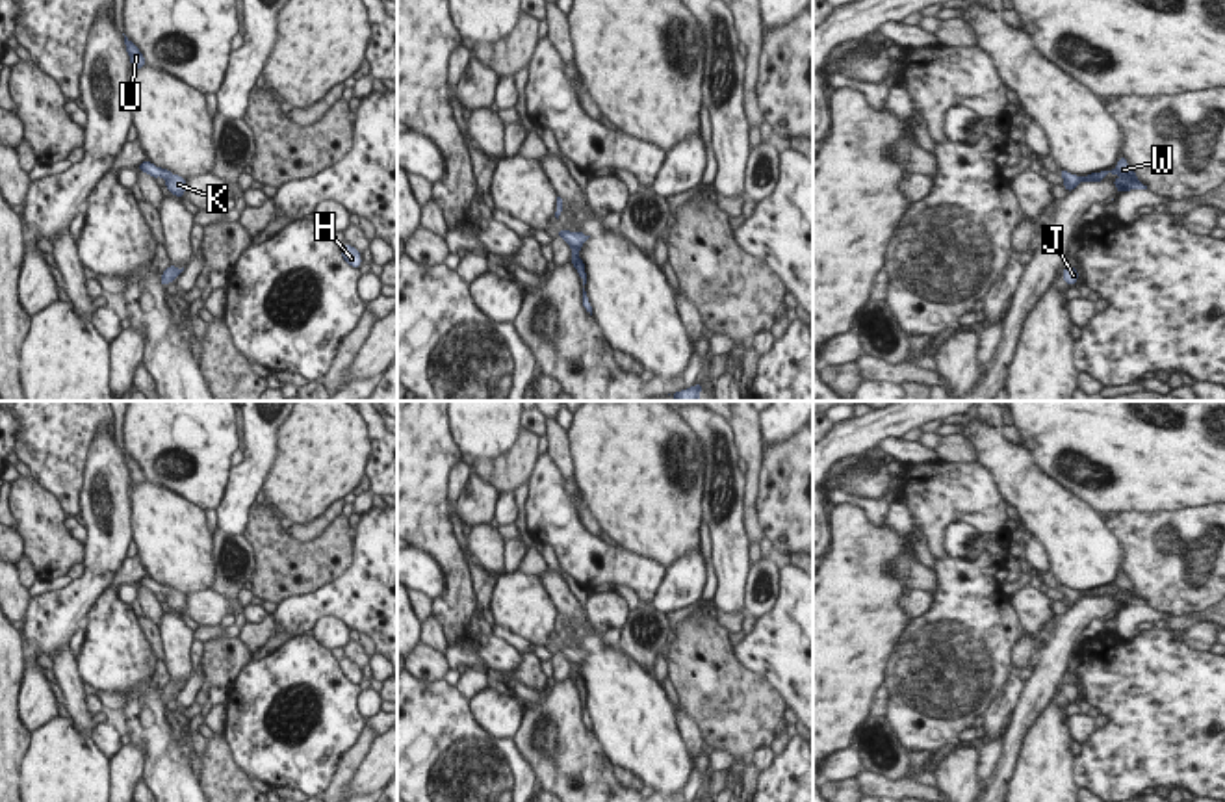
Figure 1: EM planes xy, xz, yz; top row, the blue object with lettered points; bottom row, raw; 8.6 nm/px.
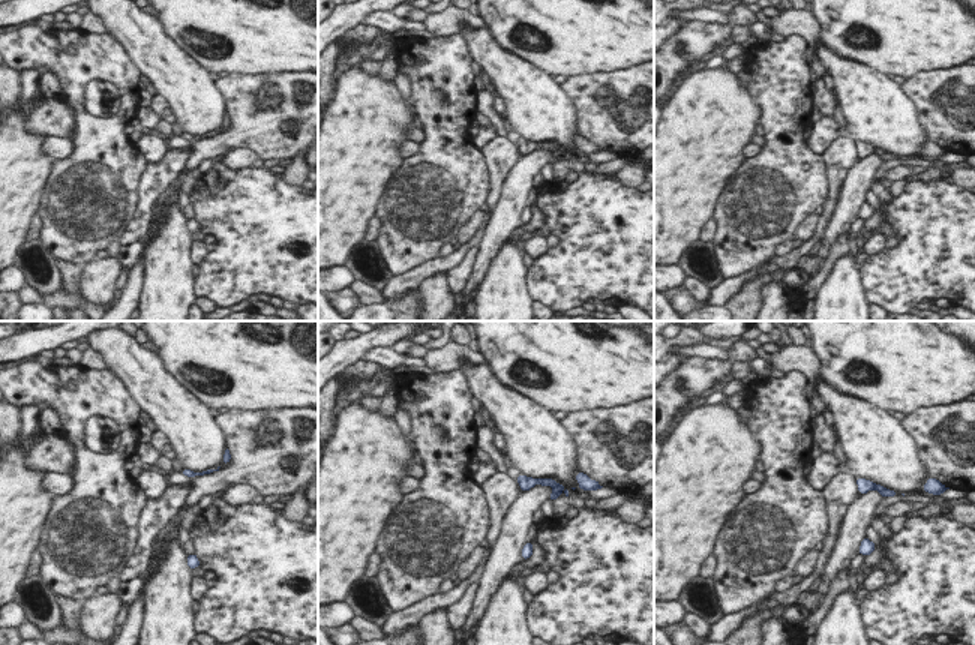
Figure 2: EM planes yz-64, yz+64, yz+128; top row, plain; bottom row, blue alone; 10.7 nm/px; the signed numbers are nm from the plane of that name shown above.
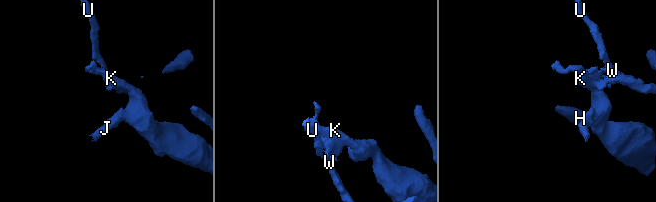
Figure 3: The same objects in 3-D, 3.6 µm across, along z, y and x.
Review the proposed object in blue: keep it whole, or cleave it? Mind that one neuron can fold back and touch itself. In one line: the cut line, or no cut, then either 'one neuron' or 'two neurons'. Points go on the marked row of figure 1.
no cut | one neuron

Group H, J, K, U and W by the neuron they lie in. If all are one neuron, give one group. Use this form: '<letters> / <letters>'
H J K U W

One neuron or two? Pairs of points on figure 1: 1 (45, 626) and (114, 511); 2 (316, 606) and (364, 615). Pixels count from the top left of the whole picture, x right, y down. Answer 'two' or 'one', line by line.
1: one
2: one

